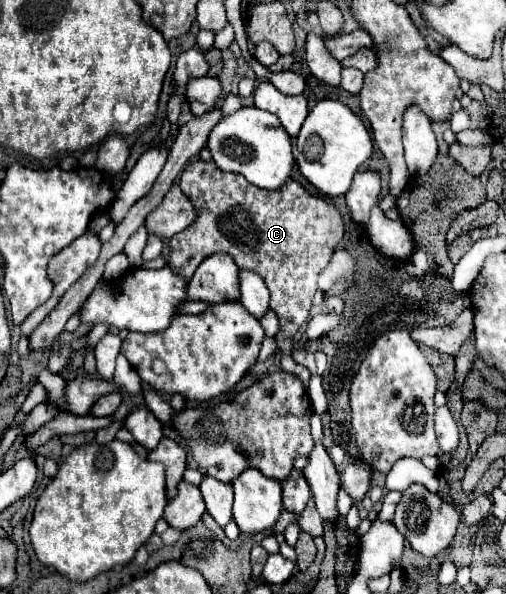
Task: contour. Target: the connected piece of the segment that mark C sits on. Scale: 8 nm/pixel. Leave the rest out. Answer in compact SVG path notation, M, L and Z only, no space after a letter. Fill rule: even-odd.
M200 159L186 165L186 169L180 175L180 189L198 207L198 219L194 221L194 225L184 229L182 233L176 233L170 239L168 265L174 265L174 269L178 269L178 273L182 273L184 277L192 277L204 257L216 251L224 251L232 255L234 263L240 269L250 269L258 273L270 289L270 309L280 319L280 331L274 337L278 349L282 353L290 351L290 337L294 337L294 333L308 319L312 297L318 289L318 273L330 263L338 243L344 237L344 223L338 209L328 207L328 201L322 197L308 195L308 191L294 179L288 179L280 189L266 191L250 185L244 177L238 177L236 173L220 171L212 161Z

